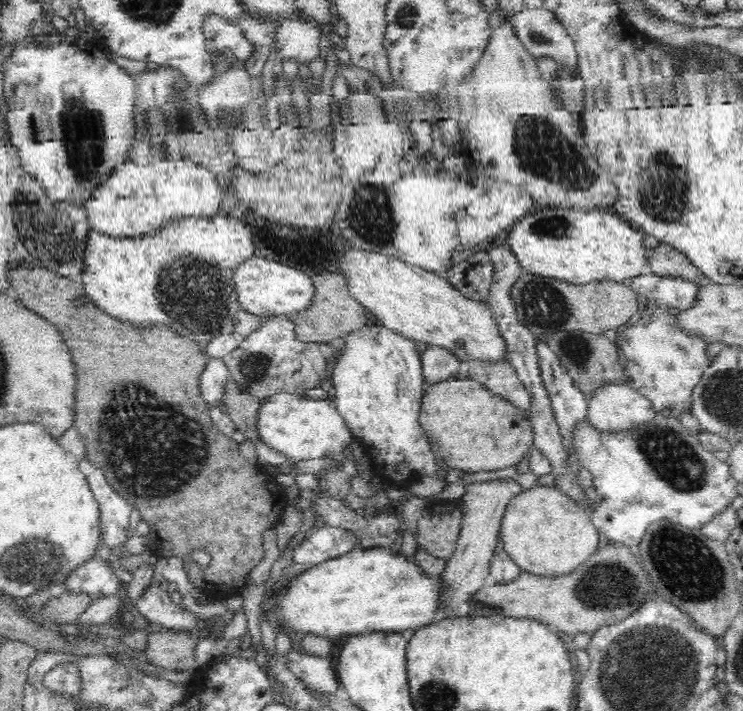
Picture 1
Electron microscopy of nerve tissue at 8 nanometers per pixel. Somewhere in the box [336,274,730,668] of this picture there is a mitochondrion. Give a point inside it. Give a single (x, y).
(677, 556)

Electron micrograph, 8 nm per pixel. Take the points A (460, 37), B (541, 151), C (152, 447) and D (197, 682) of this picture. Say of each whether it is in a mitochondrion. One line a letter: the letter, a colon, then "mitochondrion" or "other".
A: other
B: mitochondrion
C: mitochondrion
D: other

